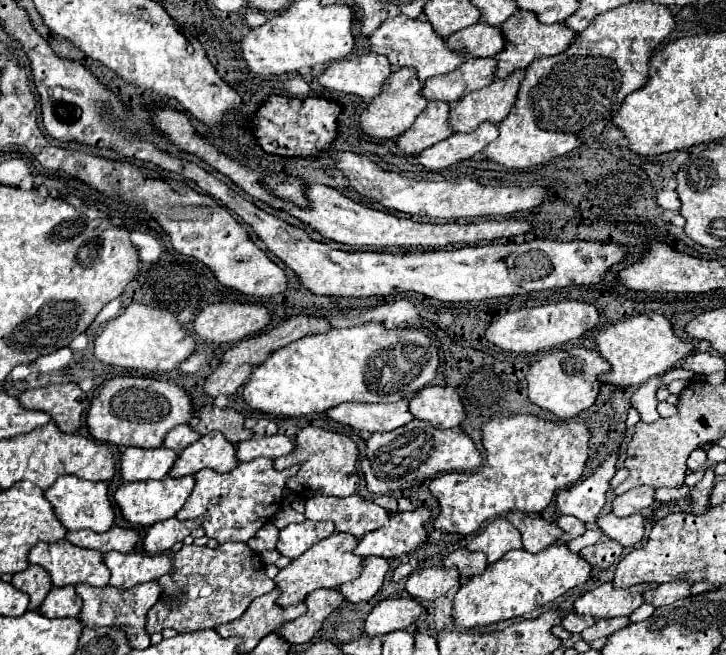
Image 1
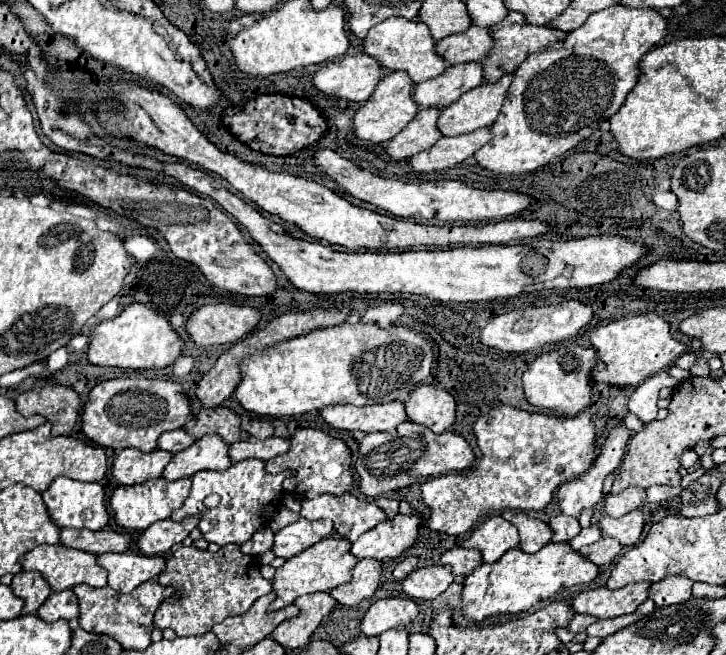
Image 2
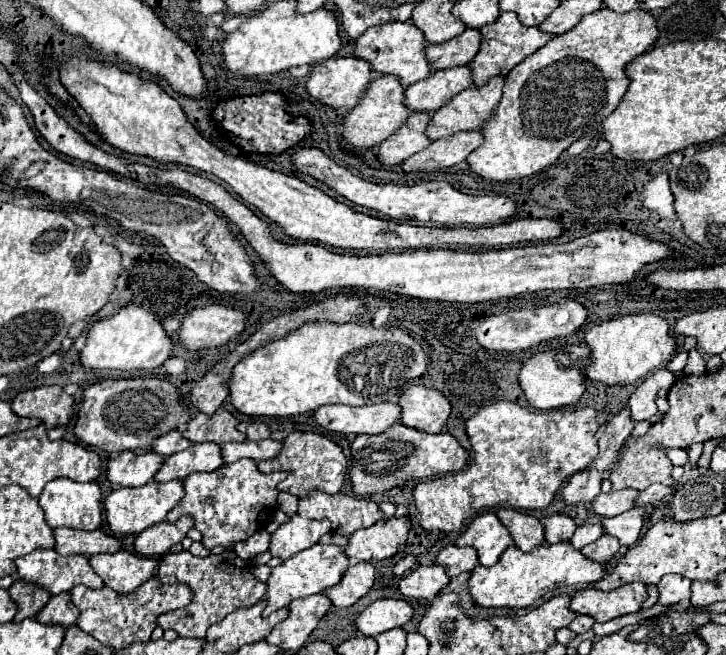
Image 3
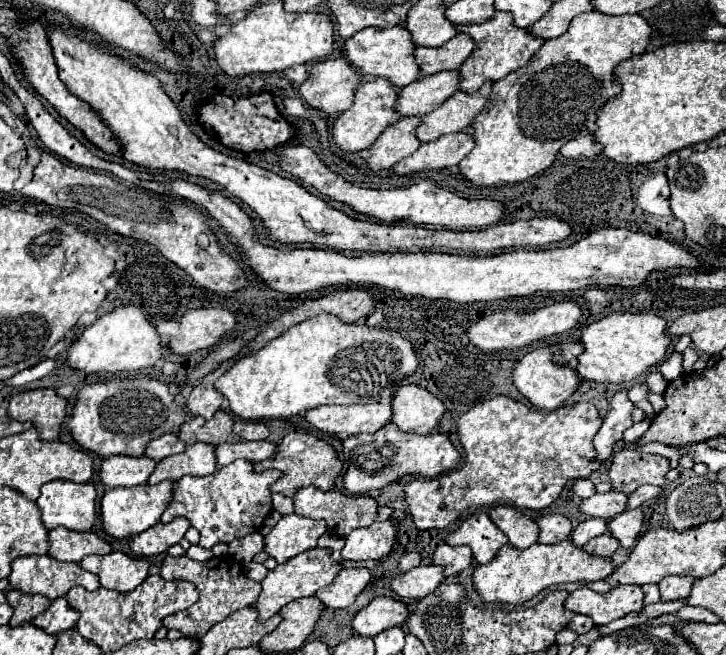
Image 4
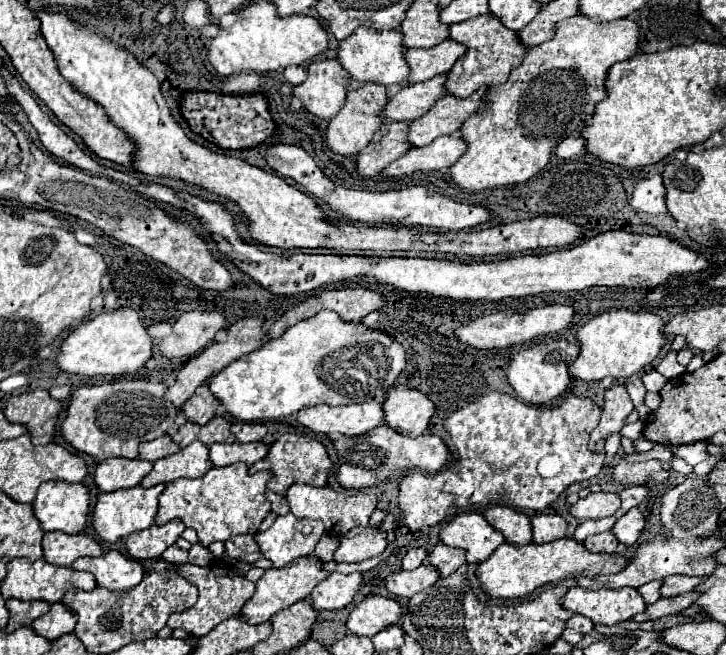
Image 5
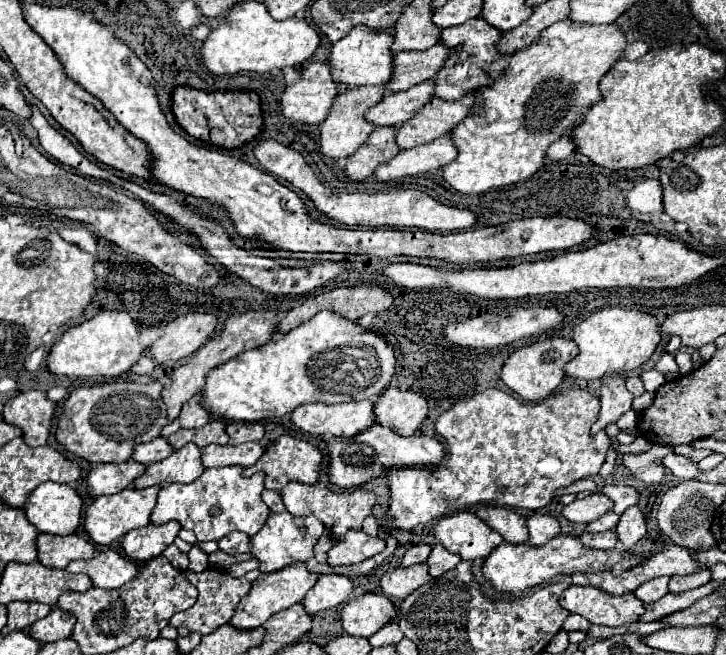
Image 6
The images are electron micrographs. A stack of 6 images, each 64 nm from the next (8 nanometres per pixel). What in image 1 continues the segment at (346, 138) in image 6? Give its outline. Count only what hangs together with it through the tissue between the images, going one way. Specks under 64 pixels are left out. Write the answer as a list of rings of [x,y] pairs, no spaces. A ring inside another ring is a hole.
[[[400,68],[392,72],[380,90],[376,98],[362,110],[360,114],[360,128],[364,134],[376,138],[376,140],[388,140],[388,138],[398,138],[402,132],[406,132],[412,126],[412,120],[426,108],[426,100],[420,94],[422,82],[416,78],[414,68]]]

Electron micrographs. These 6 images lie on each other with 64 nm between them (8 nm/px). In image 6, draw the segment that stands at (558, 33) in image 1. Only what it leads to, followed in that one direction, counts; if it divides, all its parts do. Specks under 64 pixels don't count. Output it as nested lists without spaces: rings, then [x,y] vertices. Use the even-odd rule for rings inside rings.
[[[472,18],[460,26],[452,26],[452,28],[444,28],[440,32],[440,44],[446,46],[450,50],[448,60],[444,62],[444,66],[440,68],[440,72],[436,74],[436,96],[444,98],[444,100],[460,100],[462,96],[466,96],[468,92],[488,84],[488,76],[484,74],[482,66],[494,62],[496,58],[500,58],[500,52],[496,50],[496,42],[500,40],[502,32],[498,28],[492,28],[490,24],[486,24],[480,18]]]

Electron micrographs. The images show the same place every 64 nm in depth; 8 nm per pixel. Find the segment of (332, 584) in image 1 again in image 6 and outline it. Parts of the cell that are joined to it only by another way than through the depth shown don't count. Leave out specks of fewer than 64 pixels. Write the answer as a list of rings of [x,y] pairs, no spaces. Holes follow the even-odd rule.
[[[290,564],[288,568],[270,572],[270,574],[260,574],[254,582],[252,588],[248,592],[248,596],[244,596],[244,600],[240,600],[240,604],[236,606],[236,612],[230,620],[232,626],[236,626],[238,630],[252,630],[262,626],[272,614],[286,610],[292,604],[298,604],[304,594],[316,584],[318,574],[312,574],[306,570],[306,564]]]

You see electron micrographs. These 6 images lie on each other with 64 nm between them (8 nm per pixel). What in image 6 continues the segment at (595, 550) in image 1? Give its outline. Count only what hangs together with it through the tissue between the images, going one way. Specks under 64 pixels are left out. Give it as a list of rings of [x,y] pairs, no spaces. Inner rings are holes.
[[[614,530],[598,532],[598,534],[584,532],[584,534],[580,534],[580,540],[582,540],[582,544],[586,544],[586,546],[590,546],[590,548],[614,548],[616,542],[618,542]]]

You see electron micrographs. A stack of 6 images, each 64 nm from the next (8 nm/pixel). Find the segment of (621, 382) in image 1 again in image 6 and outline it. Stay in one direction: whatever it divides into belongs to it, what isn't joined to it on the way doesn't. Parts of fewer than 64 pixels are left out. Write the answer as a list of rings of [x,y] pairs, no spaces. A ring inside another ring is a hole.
[[[606,306],[574,326],[572,340],[578,344],[578,356],[564,366],[566,376],[596,380],[608,372],[624,374],[642,366],[654,354],[660,342],[660,330],[658,320],[646,312]]]

